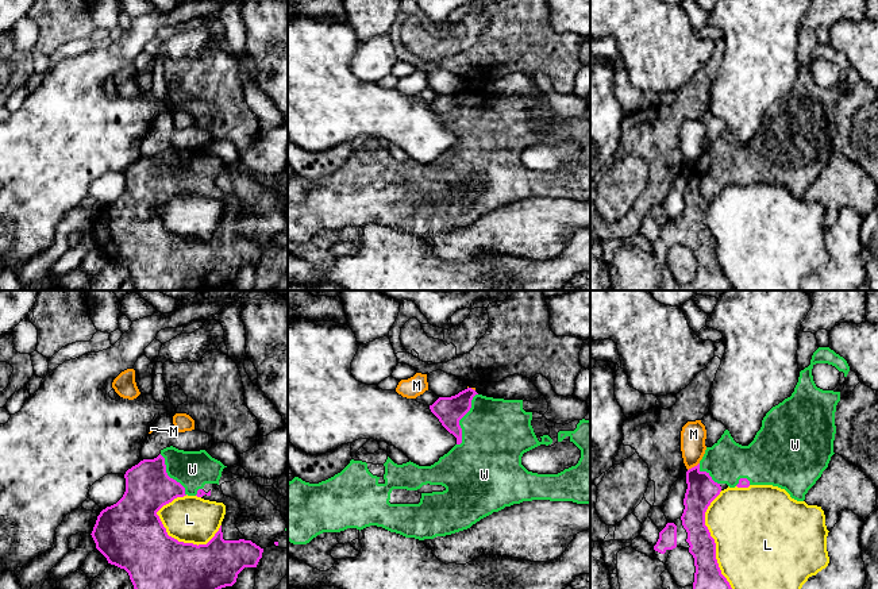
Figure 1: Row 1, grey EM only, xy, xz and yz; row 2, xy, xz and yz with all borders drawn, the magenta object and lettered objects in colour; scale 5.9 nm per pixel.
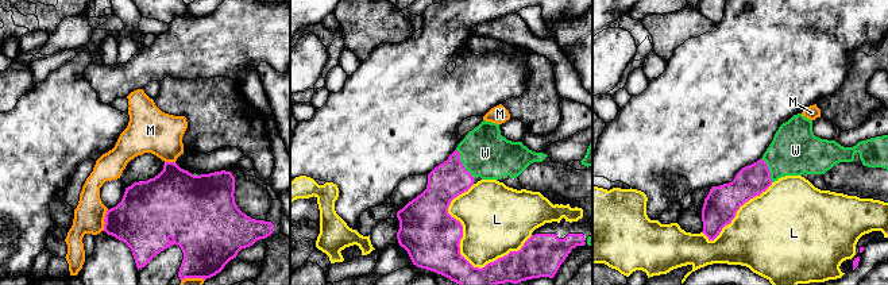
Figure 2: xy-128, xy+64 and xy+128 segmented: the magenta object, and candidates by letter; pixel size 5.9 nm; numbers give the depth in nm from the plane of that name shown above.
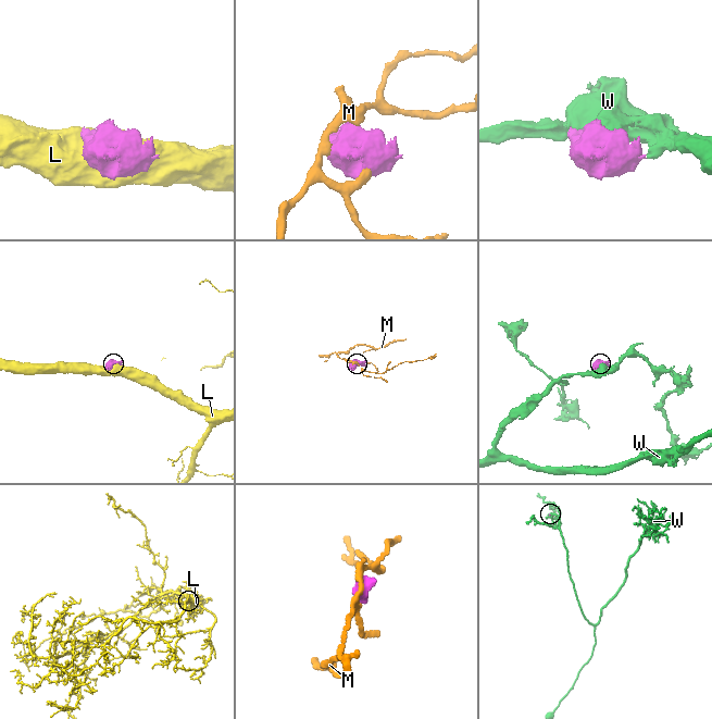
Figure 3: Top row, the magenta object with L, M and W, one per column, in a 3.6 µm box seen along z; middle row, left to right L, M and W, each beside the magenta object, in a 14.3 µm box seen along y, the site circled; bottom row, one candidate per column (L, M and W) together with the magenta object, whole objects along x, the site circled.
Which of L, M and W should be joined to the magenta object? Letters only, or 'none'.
W

